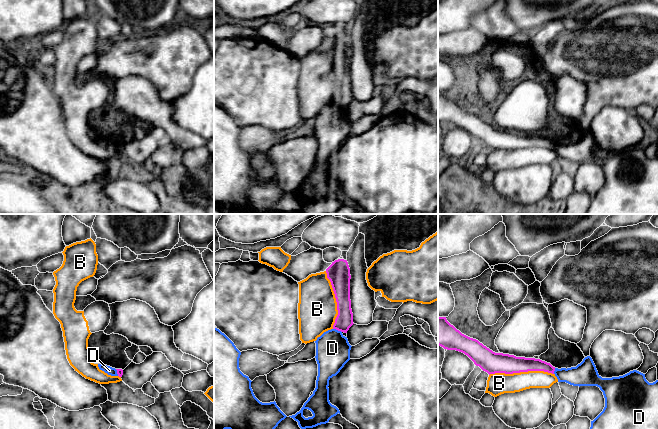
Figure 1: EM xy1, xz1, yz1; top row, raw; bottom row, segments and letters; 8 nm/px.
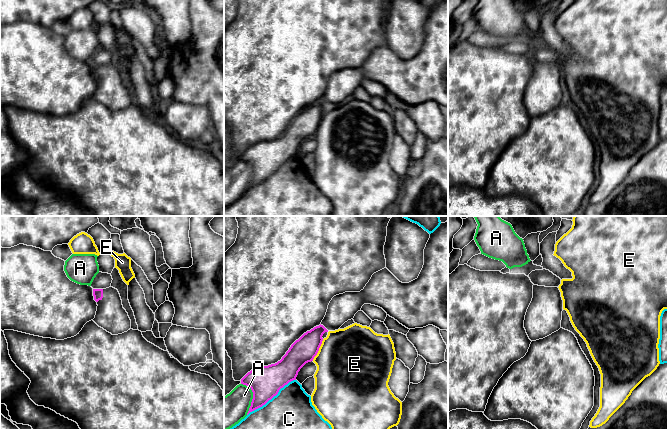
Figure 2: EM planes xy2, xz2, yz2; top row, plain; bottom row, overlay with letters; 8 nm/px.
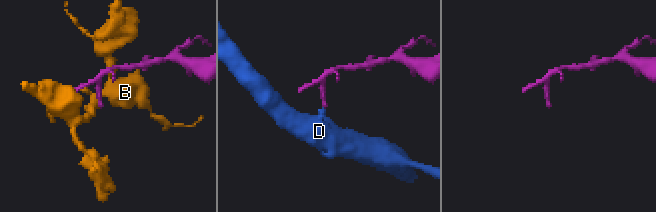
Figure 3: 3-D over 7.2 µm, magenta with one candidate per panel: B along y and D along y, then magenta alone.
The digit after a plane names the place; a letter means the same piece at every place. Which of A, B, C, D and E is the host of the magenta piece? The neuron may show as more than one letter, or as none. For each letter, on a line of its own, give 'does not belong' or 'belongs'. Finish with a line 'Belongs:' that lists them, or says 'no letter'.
A: does not belong
B: does not belong
C: does not belong
D: does not belong
E: does not belong
Belongs: no letter

